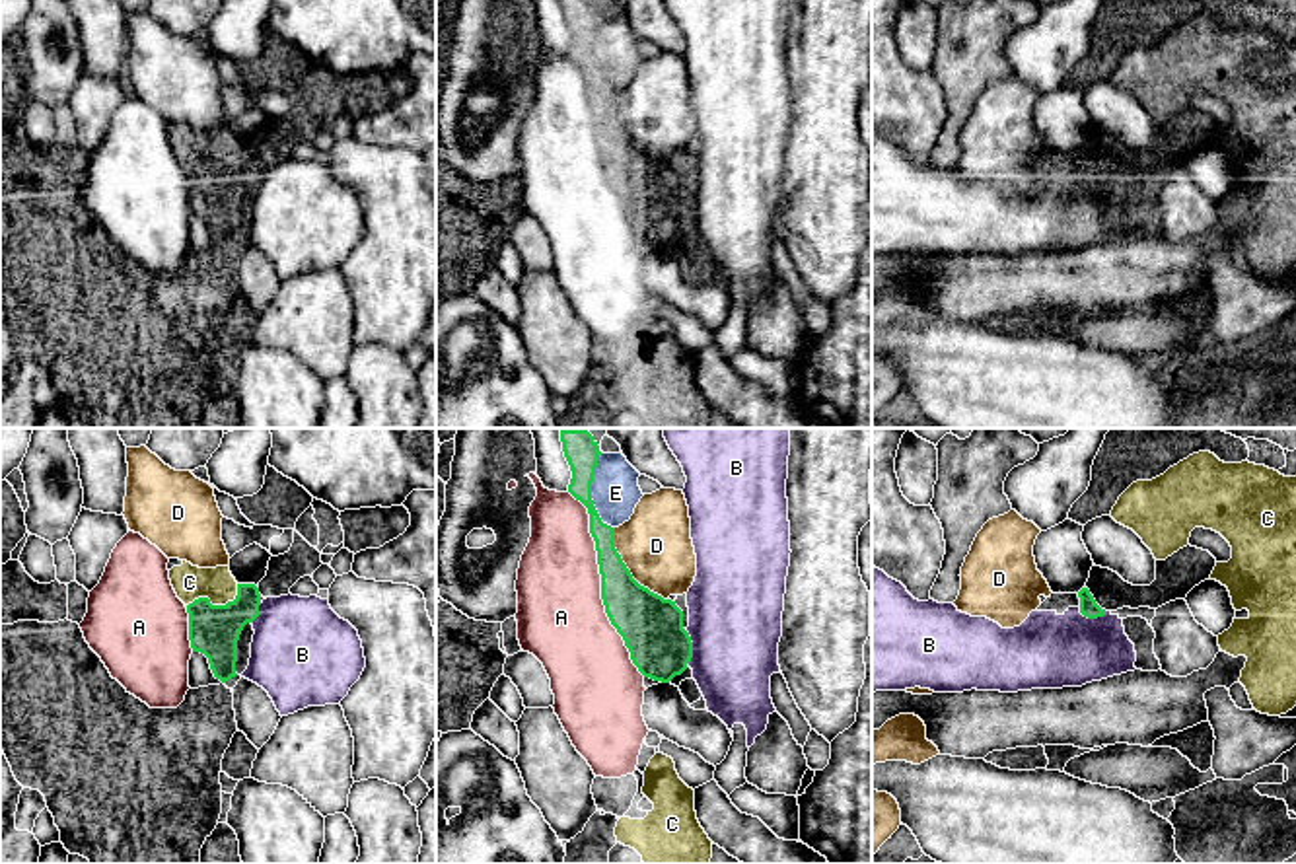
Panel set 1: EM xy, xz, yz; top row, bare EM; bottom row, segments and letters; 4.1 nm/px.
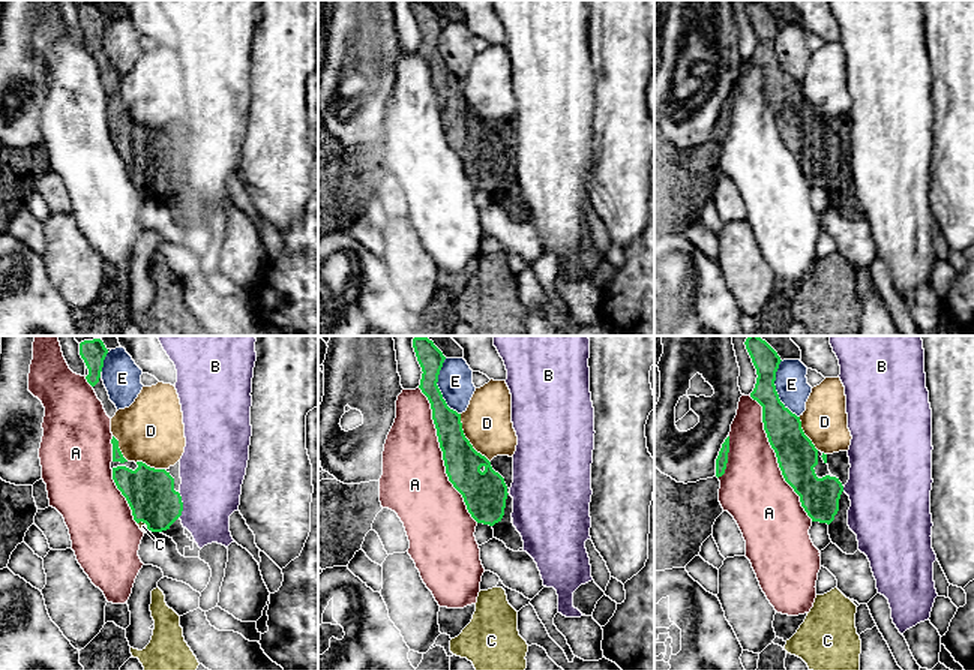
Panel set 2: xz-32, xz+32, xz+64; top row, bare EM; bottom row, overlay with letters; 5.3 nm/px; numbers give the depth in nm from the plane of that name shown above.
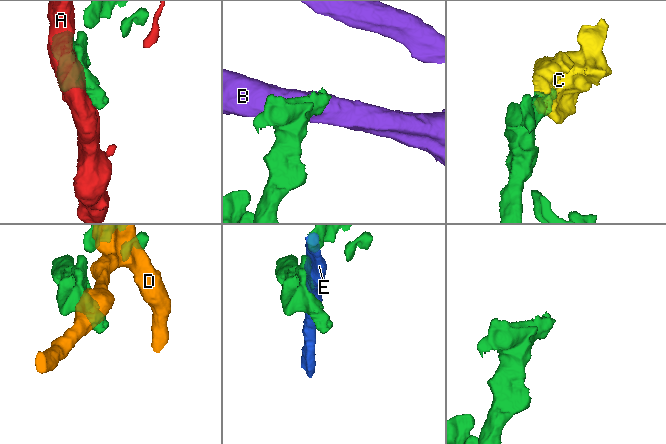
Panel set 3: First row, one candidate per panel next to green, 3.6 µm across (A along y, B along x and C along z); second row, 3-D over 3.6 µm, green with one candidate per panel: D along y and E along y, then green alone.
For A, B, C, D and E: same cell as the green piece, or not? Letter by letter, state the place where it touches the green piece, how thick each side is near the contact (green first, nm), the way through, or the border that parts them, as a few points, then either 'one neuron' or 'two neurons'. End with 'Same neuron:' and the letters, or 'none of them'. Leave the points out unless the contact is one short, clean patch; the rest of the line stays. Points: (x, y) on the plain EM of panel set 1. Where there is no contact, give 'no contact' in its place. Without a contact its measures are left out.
A: meets green in xz at (602, 146); 240 nm thick on the green side, 360 nm on the other; two neurons
B: meets green in yz at (1090, 181); 80 nm thick on the green side, 320 nm on the other; border along yz (1079, 170), (1088, 181), (1100, 181), (1106, 176); two neurons
C: meets green in xy at (216, 170); 200 nm thick on the green side, 140 nm on the other; runs through xy (213, 193), (216, 170), (189, 146); one neuron
D: meets green in xz at (627, 133); 240 nm thick on the green side, 300 nm on the other; two neurons
E: meets green in xz at (590, 57); 140 nm thick on the green side, 200 nm on the other; two neurons
Same neuron: C

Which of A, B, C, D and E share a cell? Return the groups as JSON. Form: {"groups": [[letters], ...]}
{"groups": [["A"], ["B"], ["C"], ["D"], ["E"]]}

